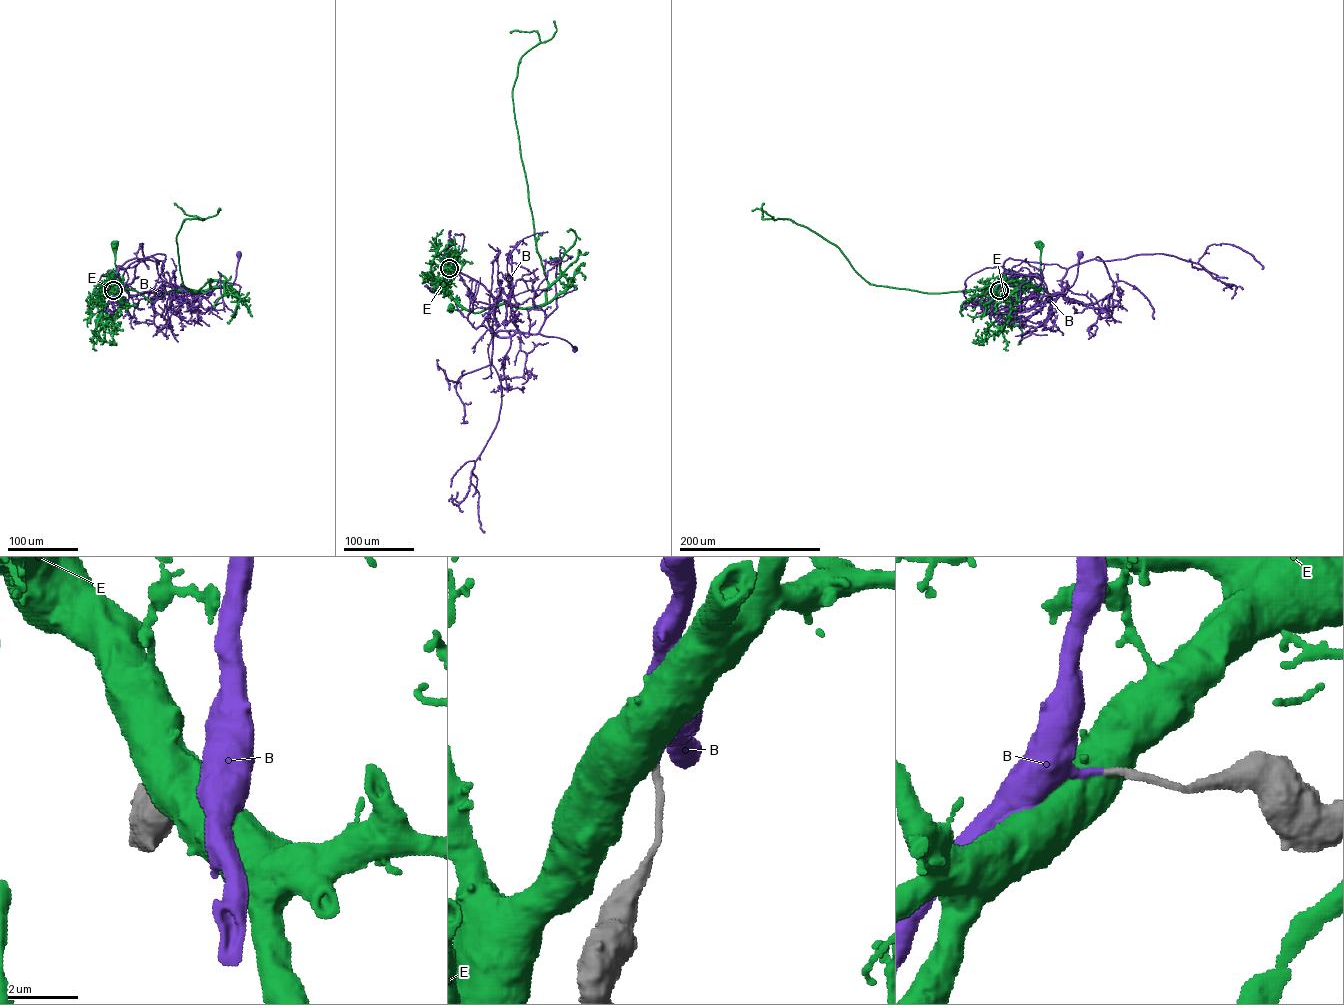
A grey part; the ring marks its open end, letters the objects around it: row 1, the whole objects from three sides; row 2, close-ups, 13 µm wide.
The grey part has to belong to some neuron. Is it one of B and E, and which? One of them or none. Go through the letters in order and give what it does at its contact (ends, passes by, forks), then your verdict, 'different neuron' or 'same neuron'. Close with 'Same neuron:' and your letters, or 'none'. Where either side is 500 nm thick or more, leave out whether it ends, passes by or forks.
B: it ends there; same neuron
E: different neuron
Same neuron: B

